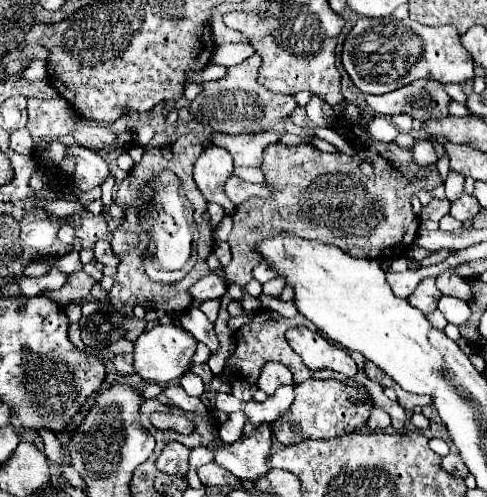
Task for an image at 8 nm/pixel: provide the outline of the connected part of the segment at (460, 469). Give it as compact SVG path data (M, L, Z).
M449 453L447 457L443 457L443 459L441 459L441 467L443 467L445 471L449 471L451 475L461 477L461 479L465 479L465 477L469 475L469 471L467 471L465 463L463 463L463 461L461 461L461 457L459 457L459 455L455 455L455 453Z

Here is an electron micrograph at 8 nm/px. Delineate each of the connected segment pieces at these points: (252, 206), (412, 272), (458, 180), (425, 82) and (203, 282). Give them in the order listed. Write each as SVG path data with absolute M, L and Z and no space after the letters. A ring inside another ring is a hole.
M359 109L359 117L355 121L337 121L337 127L347 131L347 141L351 141L355 155L345 151L327 153L309 143L271 143L265 147L261 171L265 175L265 183L275 189L275 197L249 199L241 203L233 215L233 231L227 241L231 245L233 259L223 269L229 283L245 287L253 279L253 267L261 261L261 257L253 253L253 243L279 231L337 245L353 257L369 255L369 259L395 257L413 245L419 221L411 211L411 197L423 189L433 191L443 183L443 179L439 171L433 171L433 179L421 177L421 165L415 163L411 147L373 141L369 135L369 123L373 119L375 115ZM363 161L371 163L375 169L373 177L365 177L361 173L359 167ZM253 227L261 227L263 231L253 235Z
M419 267L419 269L409 269L409 271L403 271L403 273L393 273L389 271L387 273L387 283L391 285L393 293L401 299L407 299L413 289L421 283L421 279L429 277L429 267Z
M449 171L447 179L445 179L445 193L447 193L447 199L453 201L457 199L457 195L461 195L463 191L463 175L455 173L455 171Z
M417 79L407 87L385 95L365 95L375 115L411 115L413 119L443 119L449 115L451 97L435 79Z
M209 273L207 277L199 279L189 291L191 291L193 299L199 299L199 301L219 299L227 293L227 281L223 277L219 277L217 273Z

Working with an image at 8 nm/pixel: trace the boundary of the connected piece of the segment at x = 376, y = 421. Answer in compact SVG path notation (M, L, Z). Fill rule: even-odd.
M375 407L375 411L371 413L367 425L369 425L371 429L387 429L387 427L391 427L391 419L389 419L389 415L387 415L385 411L381 411L381 409Z

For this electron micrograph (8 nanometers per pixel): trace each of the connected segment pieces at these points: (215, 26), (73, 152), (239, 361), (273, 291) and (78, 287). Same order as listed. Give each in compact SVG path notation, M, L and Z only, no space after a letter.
M217 5L213 9L213 17L211 17L211 29L213 29L213 41L217 45L223 45L223 43L237 43L237 41L247 41L239 31L233 31L229 27L225 27L223 23L223 15L233 9L229 5Z
M67 145L65 157L69 161L73 161L75 167L77 167L75 185L81 191L89 191L93 187L99 187L109 175L107 163L93 149L87 149L87 147L81 147L81 145Z
M263 309L255 319L251 319L247 325L243 325L241 329L237 329L235 333L235 343L237 343L237 349L235 353L227 359L229 365L235 365L239 369L239 377L247 379L249 383L255 383L257 381L257 375L261 373L261 367L267 363L267 361L279 361L283 363L285 367L289 367L289 371L293 373L293 381L295 383L301 383L303 379L329 379L329 377L337 378L339 381L345 383L344 375L338 375L333 371L327 371L327 369L321 369L321 371L313 371L309 369L301 357L291 349L291 345L287 343L285 339L285 331L289 327L297 327L297 325L305 325L305 327L315 327L309 319L305 319L303 315L297 315L295 319L285 319L283 315L275 313L275 311L269 311L269 309Z
M275 277L275 279L271 279L271 281L267 281L267 283L263 285L263 293L265 293L265 295L271 295L271 297L277 297L277 295L283 291L283 287L285 287L283 279L281 279L281 277Z
M77 271L77 273L71 273L67 277L67 283L63 285L63 289L57 289L57 291L43 291L47 297L51 297L55 303L59 305L69 305L77 299L85 299L91 291L91 287L95 285L95 279L89 277L87 273L83 271Z

